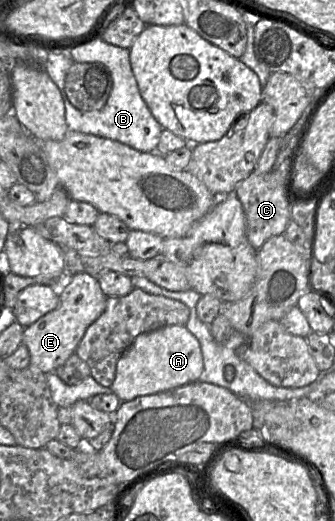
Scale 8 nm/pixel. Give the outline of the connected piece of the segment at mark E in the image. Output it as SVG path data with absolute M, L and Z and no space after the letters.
M76 273L58 289L59 305L36 322L24 328L22 344L30 354L29 367L43 373L55 372L75 353L87 328L99 318L106 307L107 296L101 290L98 277Z

